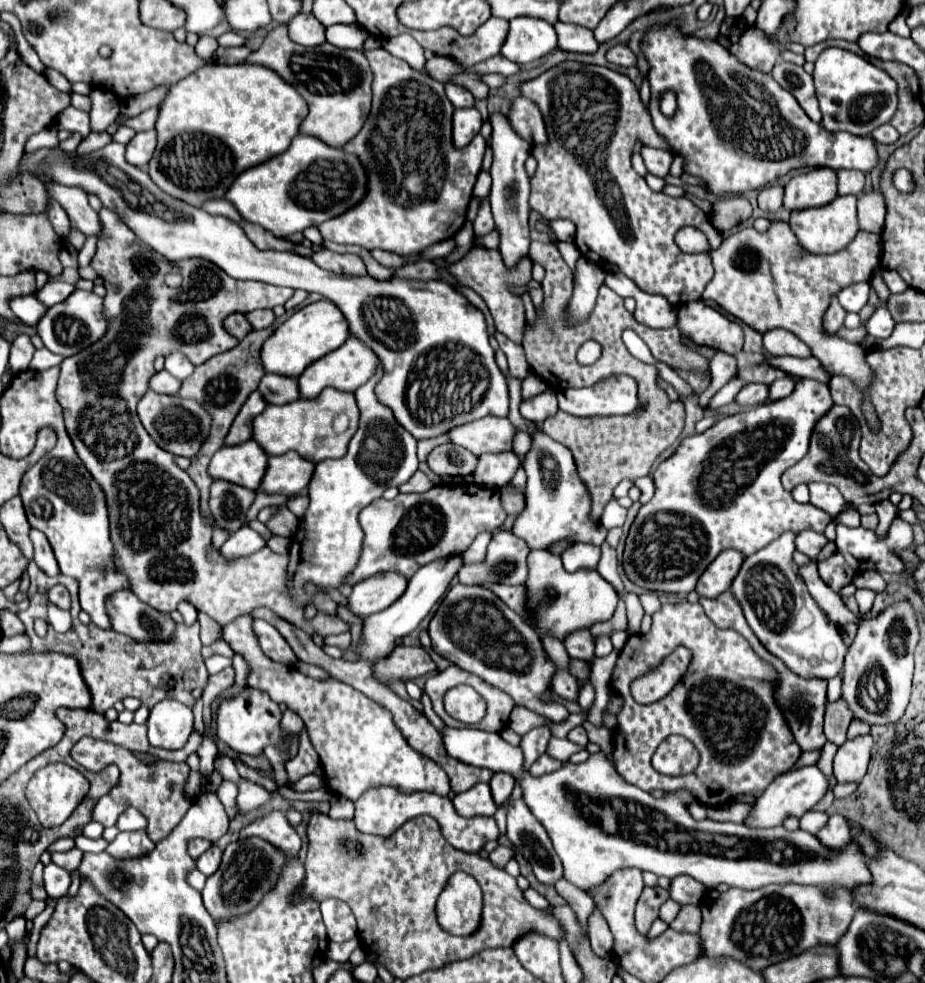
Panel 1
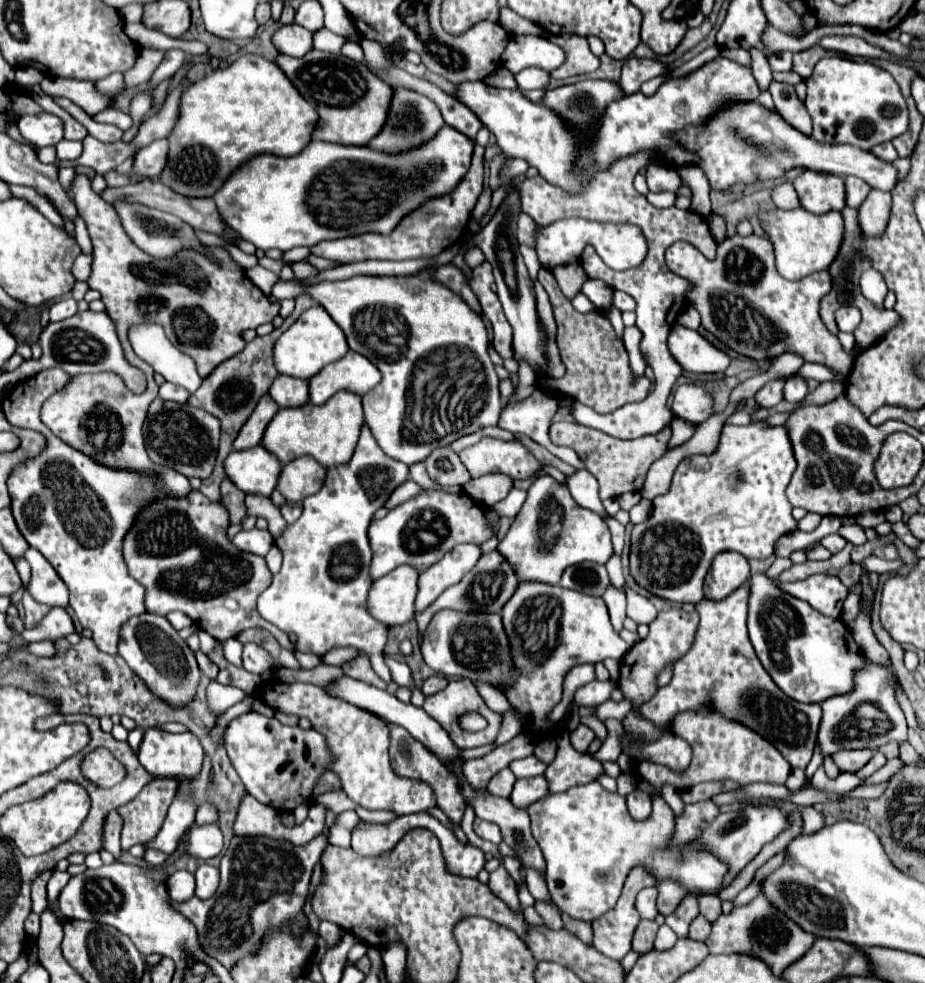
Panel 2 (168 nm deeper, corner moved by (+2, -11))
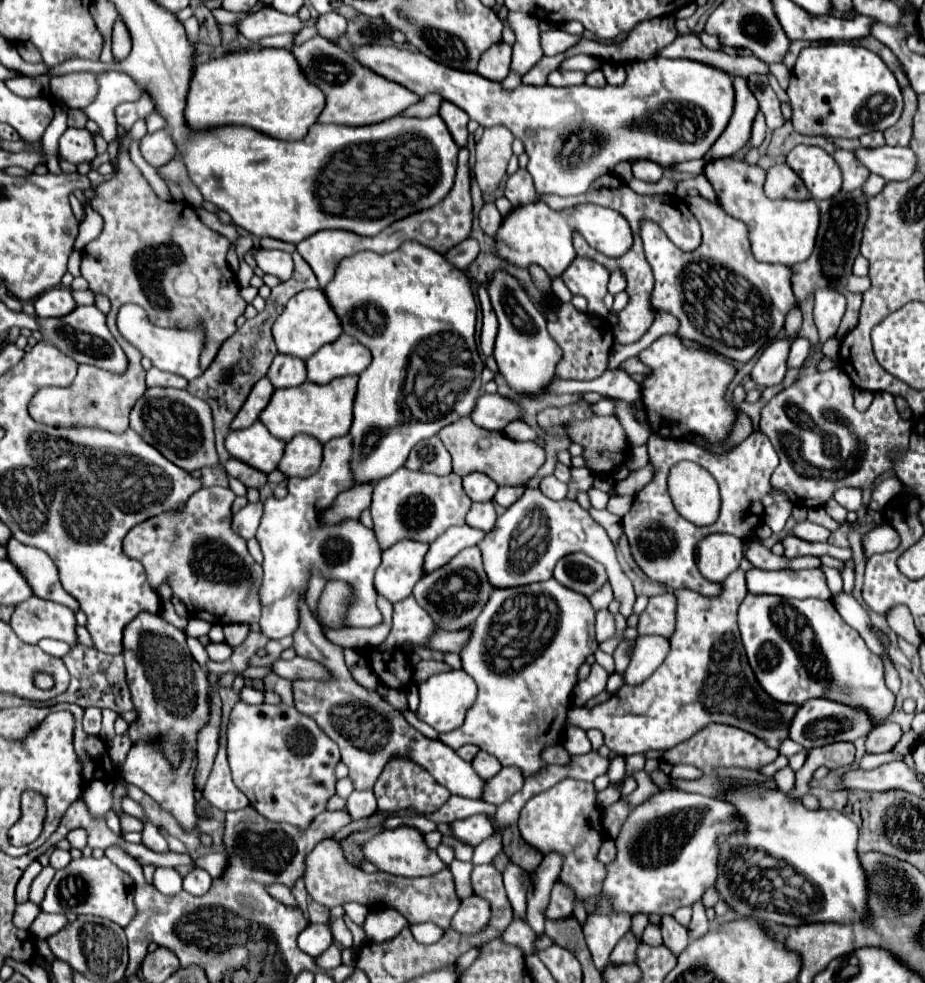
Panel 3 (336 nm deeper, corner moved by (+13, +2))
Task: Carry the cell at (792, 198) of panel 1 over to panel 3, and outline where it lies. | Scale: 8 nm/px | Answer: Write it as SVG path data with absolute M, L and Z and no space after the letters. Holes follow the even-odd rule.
M798 145L786 155L786 163L798 173L814 199L828 199L840 191L840 169L824 149Z

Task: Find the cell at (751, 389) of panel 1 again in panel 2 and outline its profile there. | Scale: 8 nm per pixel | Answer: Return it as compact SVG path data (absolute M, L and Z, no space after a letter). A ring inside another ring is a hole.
M777 378L777 380L771 380L767 382L757 394L755 394L755 402L761 404L763 408L773 408L777 406L781 400L783 400L783 378Z

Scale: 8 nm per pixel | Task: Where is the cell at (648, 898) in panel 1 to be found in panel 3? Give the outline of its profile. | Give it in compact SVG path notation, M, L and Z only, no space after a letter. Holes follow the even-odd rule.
M628 931L614 947L610 961L612 963L634 963L634 951L636 951L638 943L640 943L640 939L632 931Z

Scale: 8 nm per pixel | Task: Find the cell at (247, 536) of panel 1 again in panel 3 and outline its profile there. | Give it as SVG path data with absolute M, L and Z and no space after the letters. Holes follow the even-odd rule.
M248 503L244 509L240 509L232 519L232 529L244 539L252 539L256 535L256 529L262 519L262 503Z

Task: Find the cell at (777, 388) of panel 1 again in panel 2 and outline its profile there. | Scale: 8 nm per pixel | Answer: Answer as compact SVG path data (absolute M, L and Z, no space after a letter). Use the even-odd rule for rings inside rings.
M793 376L793 378L789 378L789 380L785 382L785 400L787 400L787 402L799 404L799 402L807 396L807 392L809 392L807 382L805 382L805 378L801 378L801 376Z

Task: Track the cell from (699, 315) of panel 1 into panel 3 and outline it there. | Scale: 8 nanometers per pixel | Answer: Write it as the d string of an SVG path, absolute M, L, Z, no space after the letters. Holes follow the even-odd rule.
M676 335L658 337L638 357L652 369L652 373L642 383L642 401L646 405L652 431L670 439L682 439L684 433L700 433L712 443L712 447L708 447L710 451L726 451L718 447L718 443L730 435L736 409L726 401L724 393L736 369L728 365L718 353L682 345Z

